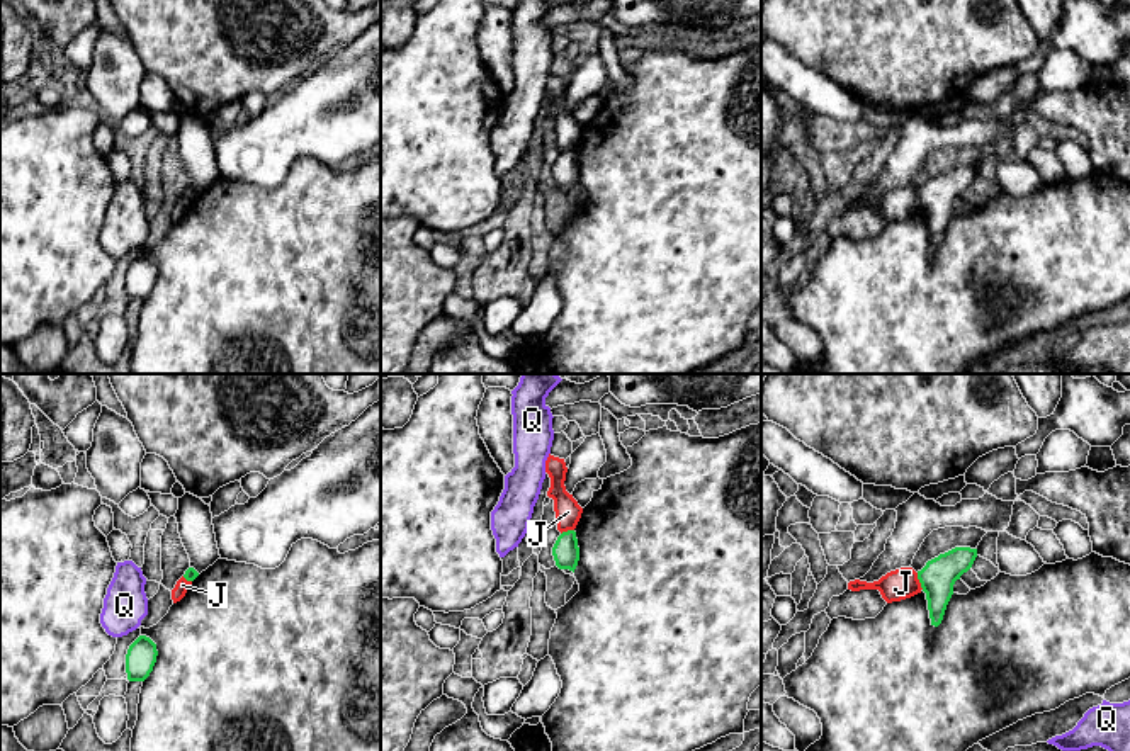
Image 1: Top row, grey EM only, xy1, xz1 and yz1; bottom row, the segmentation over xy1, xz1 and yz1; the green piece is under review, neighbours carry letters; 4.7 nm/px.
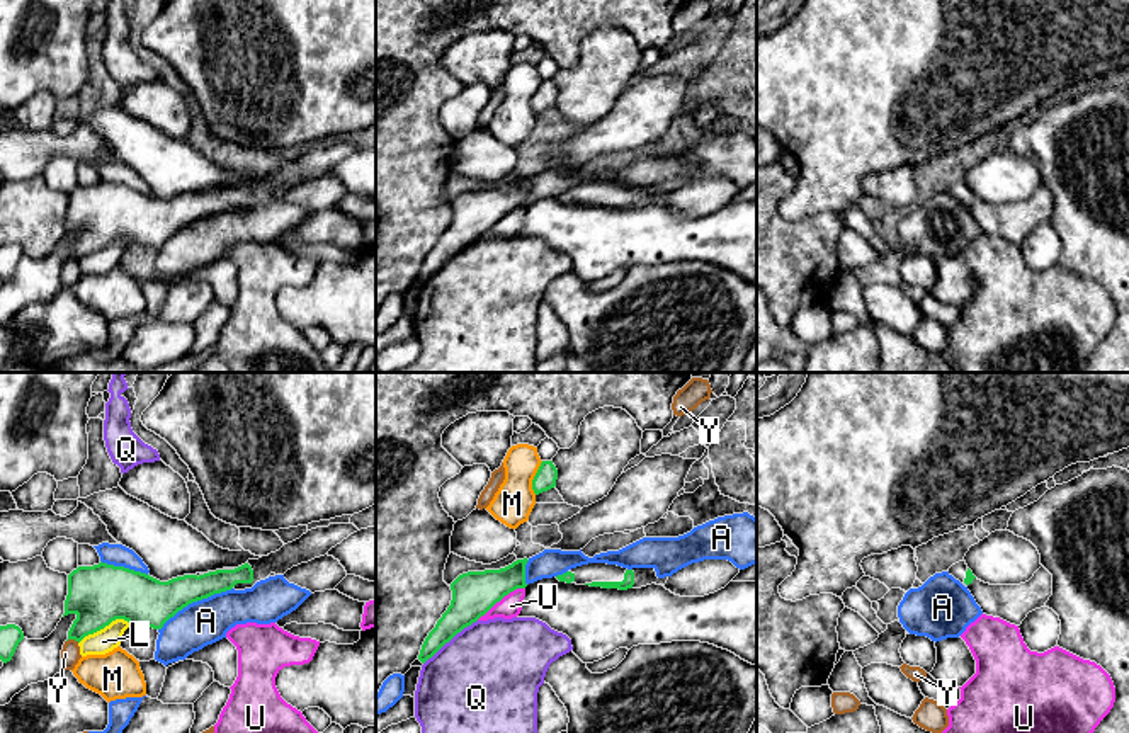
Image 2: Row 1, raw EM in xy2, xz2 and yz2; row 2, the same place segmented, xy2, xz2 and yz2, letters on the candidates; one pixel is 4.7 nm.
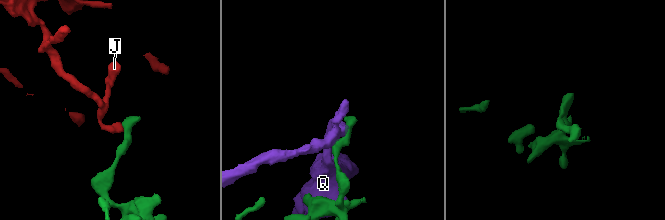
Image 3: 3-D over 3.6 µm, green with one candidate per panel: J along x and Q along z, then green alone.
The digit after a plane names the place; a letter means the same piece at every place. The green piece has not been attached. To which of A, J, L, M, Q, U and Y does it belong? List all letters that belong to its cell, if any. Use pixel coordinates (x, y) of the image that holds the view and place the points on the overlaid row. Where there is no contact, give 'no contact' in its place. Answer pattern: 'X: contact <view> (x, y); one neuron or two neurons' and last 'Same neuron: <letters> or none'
A: contact xy2 (194, 601); two neurons
J: contact yz1 (920, 581); two neurons
L: contact xy2 (104, 626); two neurons
M: contact xz2 (534, 478); two neurons
Q: contact xz2 (449, 640); two neurons
U: contact xz2 (500, 599); two neurons
Y: contact xy2 (73, 638); two neurons
Same neuron: none

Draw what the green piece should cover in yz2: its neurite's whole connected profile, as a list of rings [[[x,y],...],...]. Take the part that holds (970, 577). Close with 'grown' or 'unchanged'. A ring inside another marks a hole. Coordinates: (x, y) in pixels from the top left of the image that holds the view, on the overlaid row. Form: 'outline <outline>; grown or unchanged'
outline [[[966,561],[952,565],[949,575],[971,592],[983,614],[1015,626],[1020,626],[1029,612],[1044,607],[1052,595],[1052,575],[1044,566],[1020,585],[984,583],[973,575]]]; grown

